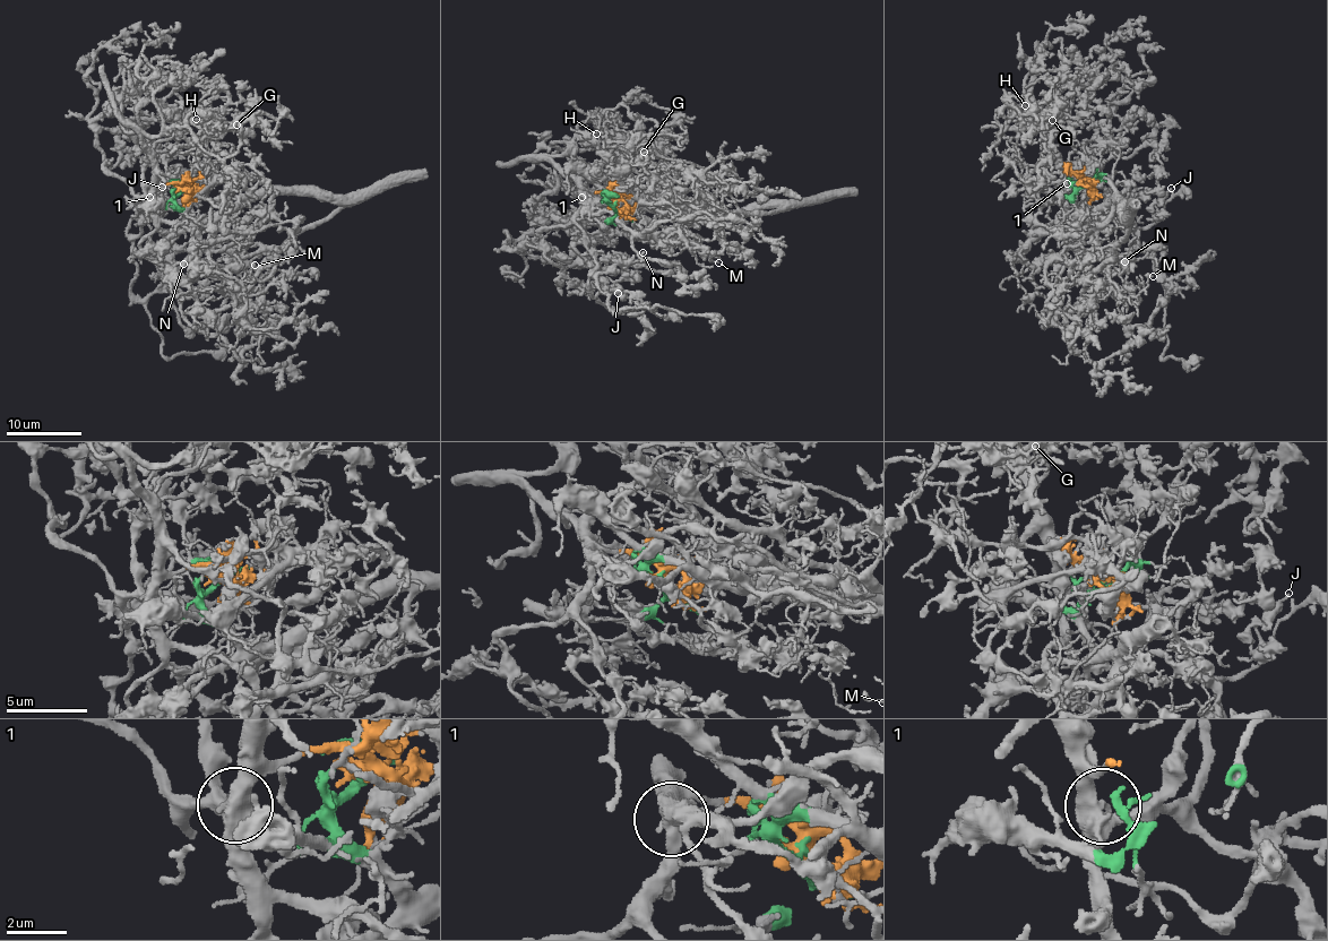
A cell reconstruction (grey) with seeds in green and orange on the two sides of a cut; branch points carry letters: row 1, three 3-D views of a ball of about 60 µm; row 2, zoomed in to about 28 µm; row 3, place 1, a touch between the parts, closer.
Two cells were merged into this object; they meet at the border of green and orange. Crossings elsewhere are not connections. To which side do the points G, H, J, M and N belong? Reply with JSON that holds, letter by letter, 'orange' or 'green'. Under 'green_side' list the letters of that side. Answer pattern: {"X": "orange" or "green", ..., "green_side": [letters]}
{"G": "orange", "H": "orange", "J": "orange", "M": "green", "N": "orange", "green_side": ["M"]}

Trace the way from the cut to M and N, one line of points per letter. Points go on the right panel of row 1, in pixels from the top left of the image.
M: (1085, 183), (1072, 196), (1075, 206), (1088, 219), (1091, 238), (1111, 284), (1130, 298), (1138, 295), (1152, 276)
N: (1085, 183), (1063, 174), (1067, 184), (1104, 195), (1137, 239), (1123, 261)

